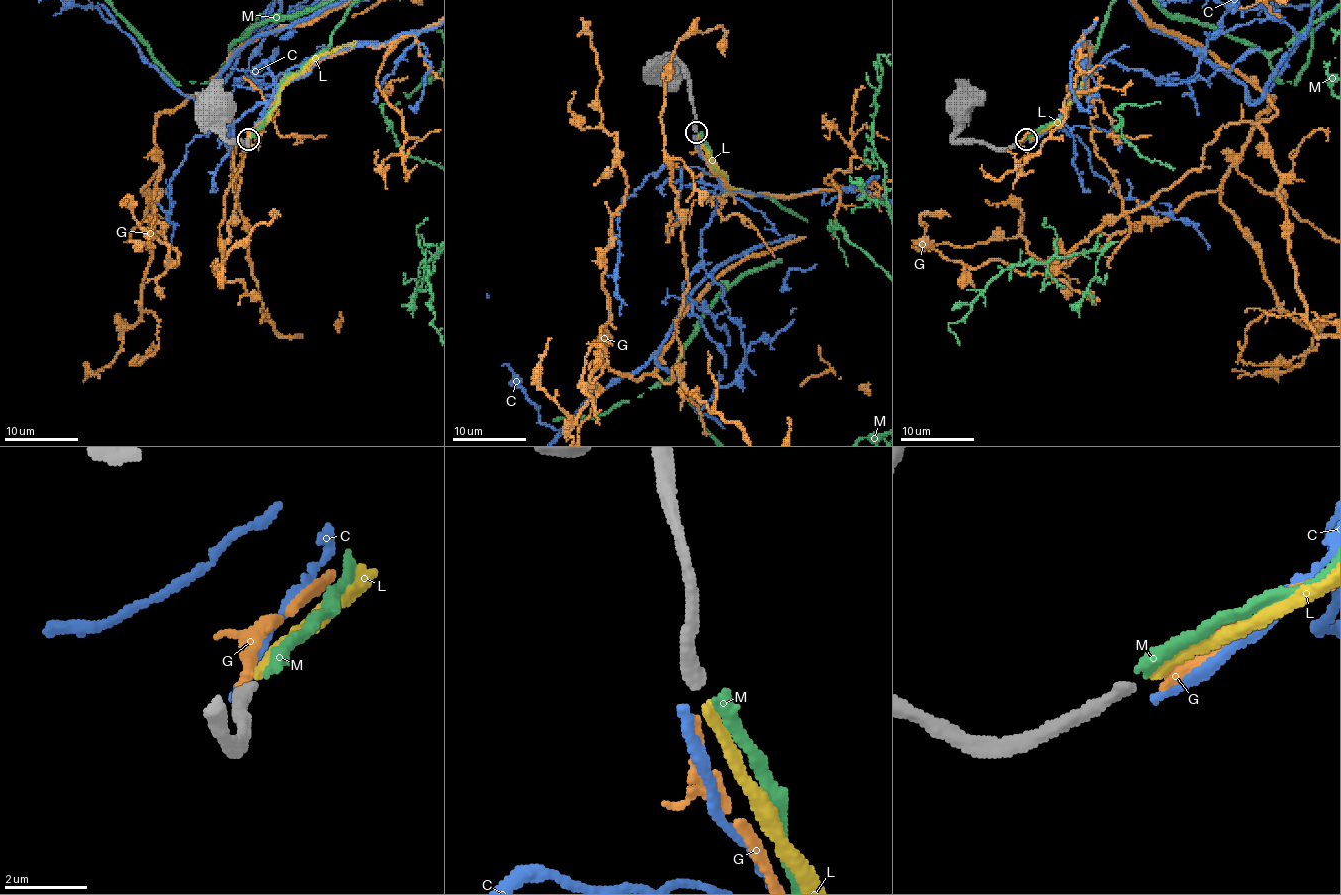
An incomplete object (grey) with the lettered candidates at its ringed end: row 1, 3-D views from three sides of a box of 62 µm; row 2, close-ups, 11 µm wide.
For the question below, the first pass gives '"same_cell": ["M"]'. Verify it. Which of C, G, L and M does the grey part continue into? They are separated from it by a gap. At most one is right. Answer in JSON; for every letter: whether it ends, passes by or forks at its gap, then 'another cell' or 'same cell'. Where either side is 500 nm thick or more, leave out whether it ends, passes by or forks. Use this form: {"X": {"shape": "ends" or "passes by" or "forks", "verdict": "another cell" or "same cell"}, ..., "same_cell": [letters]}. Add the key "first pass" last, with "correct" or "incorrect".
{"C": {"shape": "ends", "verdict": "another cell"}, "G": {"shape": "ends", "verdict": "another cell"}, "L": {"shape": "ends", "verdict": "same cell"}, "M": {"shape": "ends", "verdict": "another cell"}, "same_cell": ["L"], "first pass": "incorrect"}

